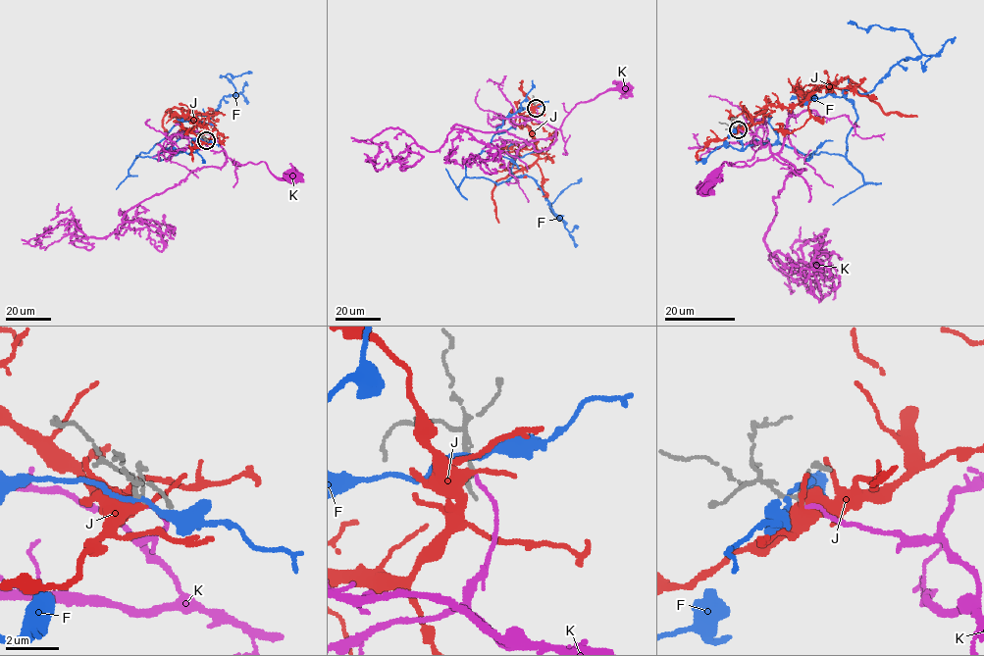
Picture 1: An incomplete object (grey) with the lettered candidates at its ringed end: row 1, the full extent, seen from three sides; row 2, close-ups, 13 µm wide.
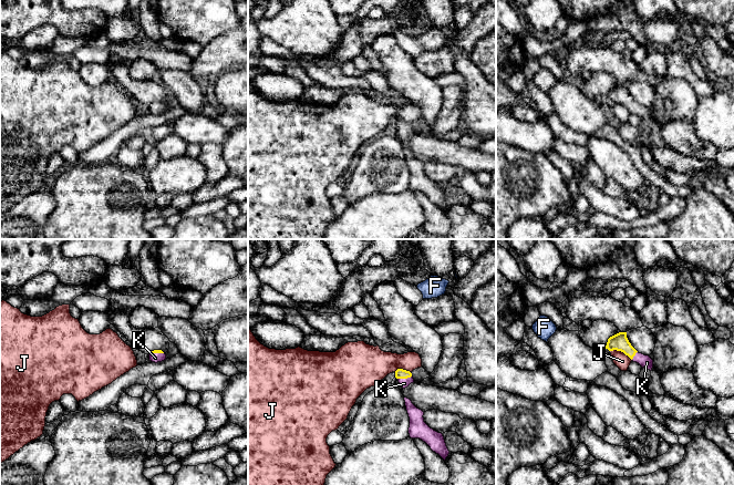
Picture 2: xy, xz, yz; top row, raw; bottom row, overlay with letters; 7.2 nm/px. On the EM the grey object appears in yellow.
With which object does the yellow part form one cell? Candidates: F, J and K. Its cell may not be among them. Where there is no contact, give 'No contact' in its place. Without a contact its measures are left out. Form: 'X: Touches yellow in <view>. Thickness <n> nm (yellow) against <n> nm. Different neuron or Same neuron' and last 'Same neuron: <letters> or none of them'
F: No contact. Different neuron
J: Touches yellow in yz. Thickness 120 nm (yellow) against 110 nm. Different neuron
K: Touches yellow in xz. Thickness 80 nm (yellow) against 70 nm. Same neuron
Same neuron: K

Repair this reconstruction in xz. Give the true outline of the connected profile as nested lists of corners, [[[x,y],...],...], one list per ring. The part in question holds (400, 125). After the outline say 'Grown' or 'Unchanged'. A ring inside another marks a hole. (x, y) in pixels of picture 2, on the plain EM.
[[[397,121],[395,123],[395,130],[399,133],[401,140],[403,141],[407,140],[411,135],[414,134],[412,125],[403,121]]]. Grown

